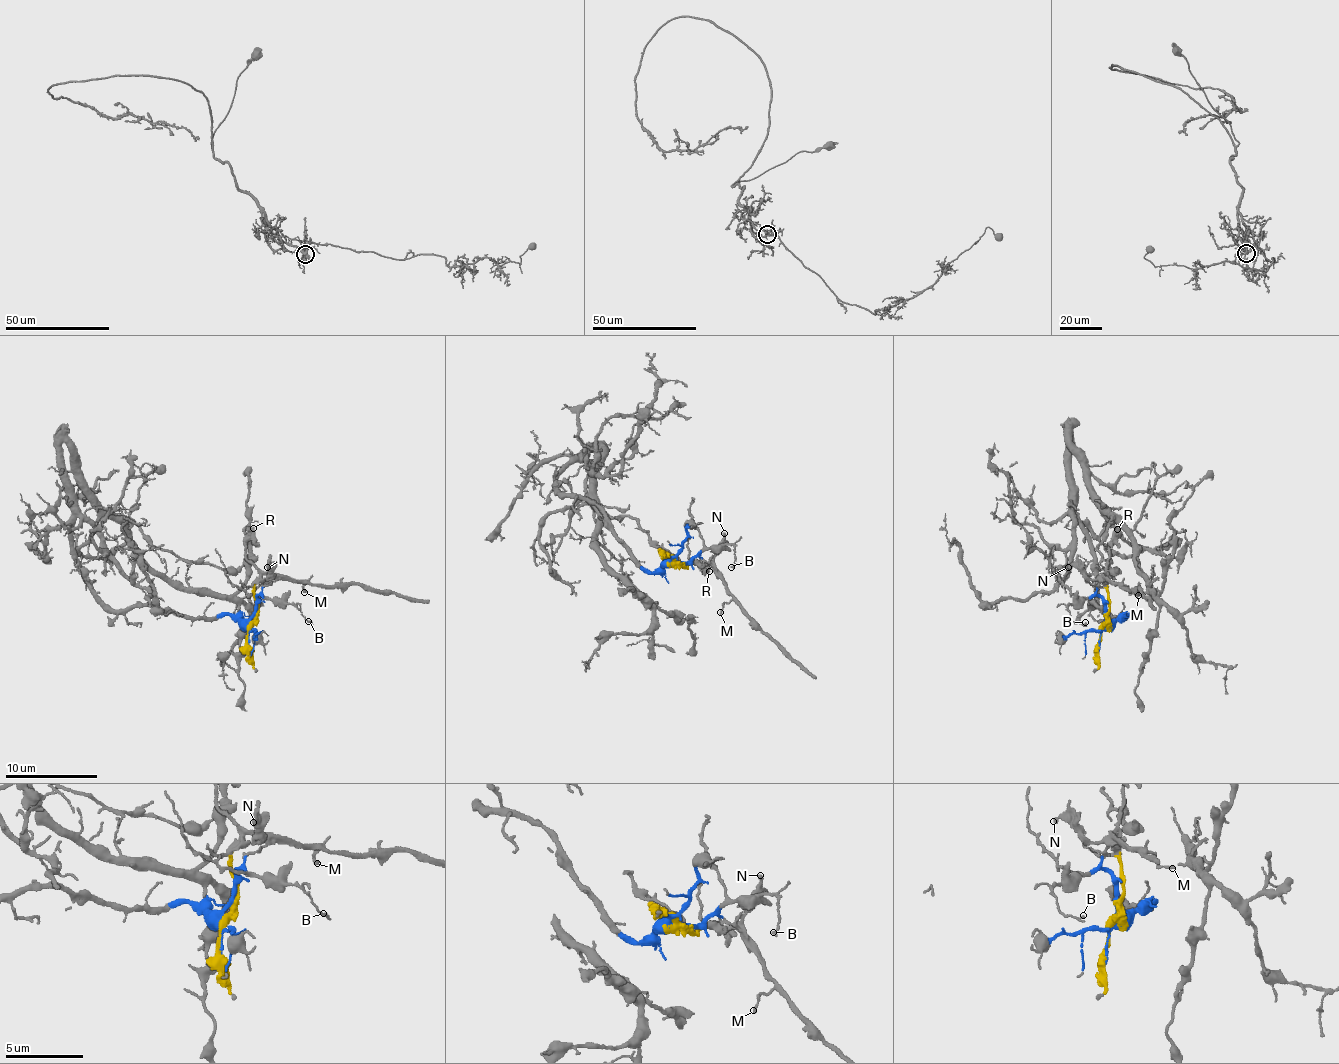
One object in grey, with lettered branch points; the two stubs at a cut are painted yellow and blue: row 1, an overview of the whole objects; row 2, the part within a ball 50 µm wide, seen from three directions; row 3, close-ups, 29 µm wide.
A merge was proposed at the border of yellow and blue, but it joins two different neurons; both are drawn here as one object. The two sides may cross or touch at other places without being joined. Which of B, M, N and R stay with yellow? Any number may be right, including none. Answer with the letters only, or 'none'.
M, N, R

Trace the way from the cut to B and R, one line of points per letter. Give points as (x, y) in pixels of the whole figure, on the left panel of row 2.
B: (249, 626), (256, 601), (263, 595), (268, 599), (284, 600), (308, 620)
R: (249, 626), (258, 610), (257, 569), (245, 557), (245, 541), (254, 527)

